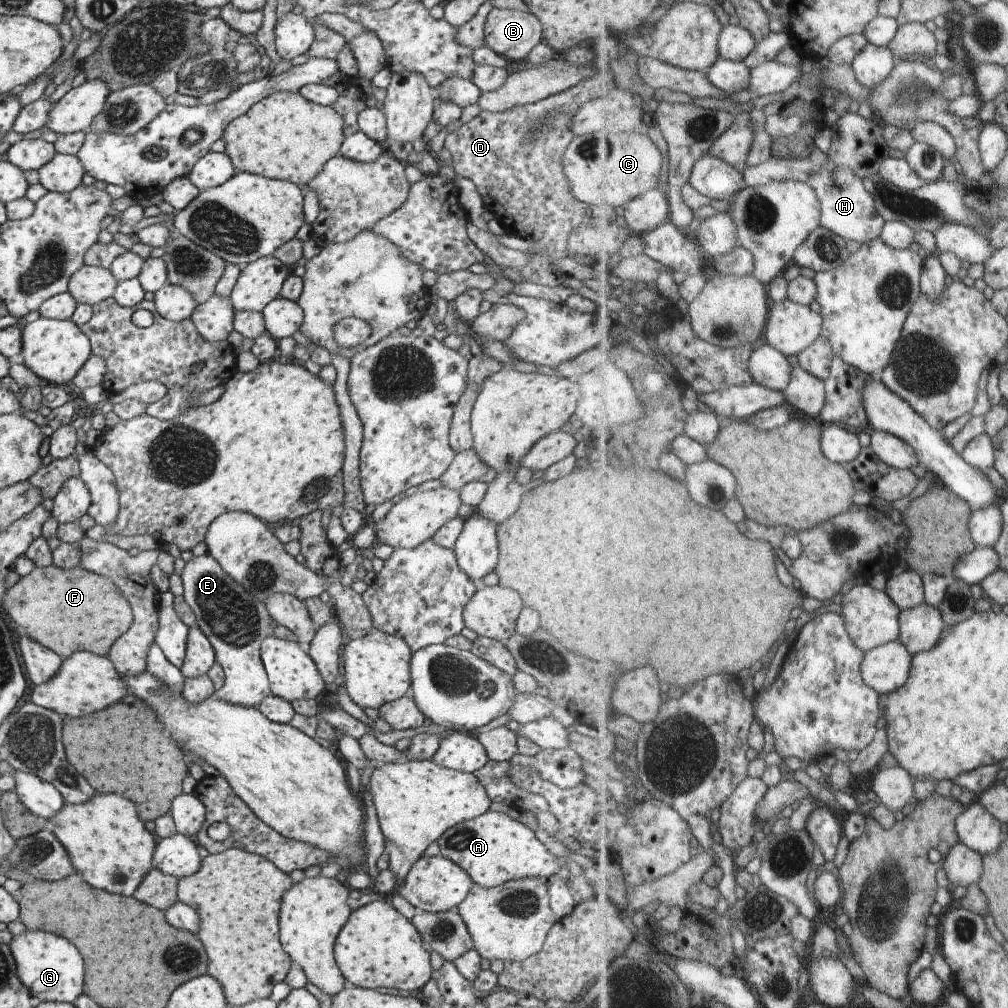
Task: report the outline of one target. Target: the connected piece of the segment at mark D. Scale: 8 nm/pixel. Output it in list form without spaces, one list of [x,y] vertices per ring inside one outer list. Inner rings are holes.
[[[595,72],[595,76],[591,79],[581,80],[572,88],[550,95],[538,102],[518,105],[502,112],[481,111],[474,119],[464,123],[445,139],[445,148],[452,155],[454,172],[469,178],[476,185],[486,210],[496,216],[506,234],[534,241],[533,250],[526,252],[528,262],[519,268],[522,282],[559,287],[568,273],[560,272],[556,267],[556,262],[560,262],[562,258],[566,260],[574,258],[568,246],[573,224],[564,222],[564,218],[572,218],[574,198],[568,188],[568,180],[564,176],[562,154],[566,146],[572,142],[571,124],[578,110],[596,97],[612,96],[612,92],[614,92],[614,86],[610,80],[610,74],[608,74],[608,80],[602,80],[602,74]]]

